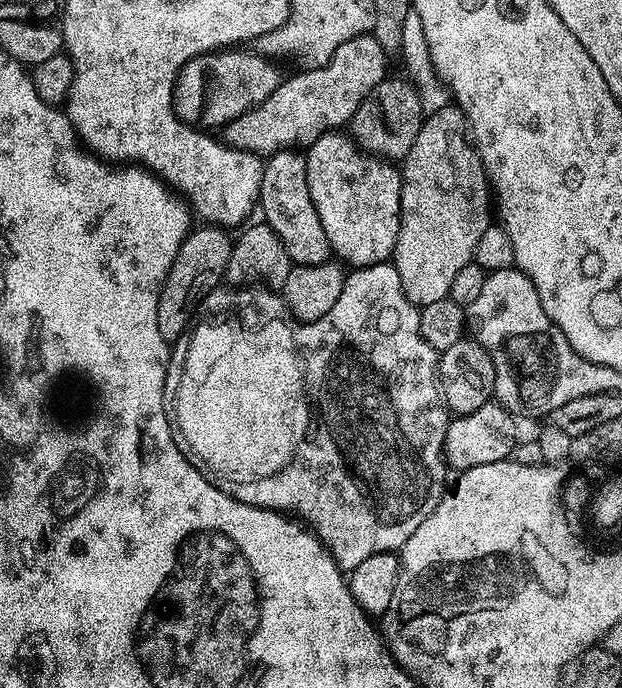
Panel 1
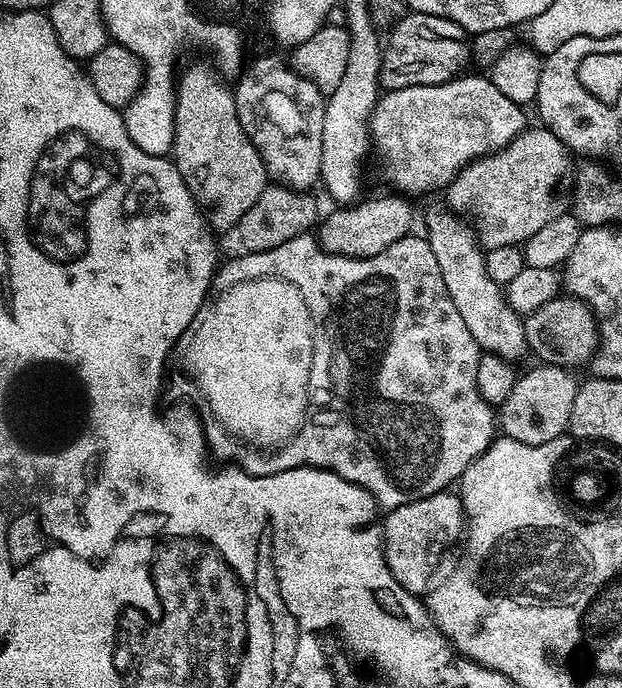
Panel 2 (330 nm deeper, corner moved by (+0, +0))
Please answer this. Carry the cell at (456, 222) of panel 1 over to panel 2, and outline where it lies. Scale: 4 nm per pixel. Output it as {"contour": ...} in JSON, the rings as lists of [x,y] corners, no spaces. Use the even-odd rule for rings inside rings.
{"contour":[[[543,126],[531,128],[529,127],[513,138],[506,147],[469,162],[454,177],[451,184],[447,185],[447,207],[457,214],[467,214],[471,217],[474,221],[474,231],[485,249],[507,244],[523,245],[525,240],[538,234],[538,230],[542,230],[546,222],[562,215],[562,208],[556,201],[556,187],[560,184],[560,175],[568,168],[569,149],[565,148],[564,143],[554,135],[551,128]]]}

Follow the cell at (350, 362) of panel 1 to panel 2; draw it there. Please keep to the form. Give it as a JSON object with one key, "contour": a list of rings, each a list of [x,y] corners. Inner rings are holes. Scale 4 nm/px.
{"contour":[[[305,234],[290,238],[290,242],[282,242],[282,246],[274,246],[274,250],[244,252],[217,267],[211,287],[215,295],[205,300],[198,314],[194,314],[190,326],[186,326],[172,347],[170,357],[171,363],[176,363],[176,384],[181,394],[196,407],[194,412],[204,430],[205,445],[213,457],[221,456],[224,459],[221,461],[241,468],[251,476],[269,476],[291,468],[325,468],[365,488],[384,510],[438,494],[459,481],[460,475],[491,446],[498,432],[498,420],[493,405],[487,404],[478,390],[478,362],[482,349],[474,334],[470,334],[466,322],[462,322],[462,314],[458,314],[458,306],[454,306],[442,282],[434,250],[430,250],[423,235],[416,235],[404,236],[382,250],[382,254],[336,256],[324,251],[315,235]],[[312,316],[316,319],[318,335],[332,336],[340,332],[340,360],[312,356]]]}

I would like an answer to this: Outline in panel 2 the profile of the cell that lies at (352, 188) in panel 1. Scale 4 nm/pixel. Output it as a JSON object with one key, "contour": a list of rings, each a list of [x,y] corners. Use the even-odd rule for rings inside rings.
{"contour":[[[460,74],[451,80],[447,80],[445,84],[411,84],[405,88],[393,88],[385,91],[383,95],[376,101],[376,108],[372,111],[372,118],[368,121],[368,131],[370,133],[370,144],[380,155],[380,164],[384,167],[384,176],[393,184],[395,191],[400,194],[412,194],[408,192],[426,192],[434,188],[443,189],[451,184],[452,180],[458,173],[464,169],[469,162],[477,160],[479,156],[487,156],[489,152],[496,152],[499,148],[504,148],[513,138],[519,136],[525,131],[524,124],[525,109],[519,104],[510,102],[510,98],[506,98],[506,94],[502,94],[502,90],[498,90],[498,86],[494,86],[491,79],[487,75],[484,76],[464,76],[468,74]]]}

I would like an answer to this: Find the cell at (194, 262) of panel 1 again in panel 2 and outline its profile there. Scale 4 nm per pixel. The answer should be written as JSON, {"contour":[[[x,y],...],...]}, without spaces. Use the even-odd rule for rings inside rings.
{"contour":[[[192,64],[179,73],[170,156],[197,205],[206,213],[207,223],[217,233],[231,233],[242,214],[269,187],[270,177],[236,113],[233,89],[224,85],[225,77],[209,64]]]}

